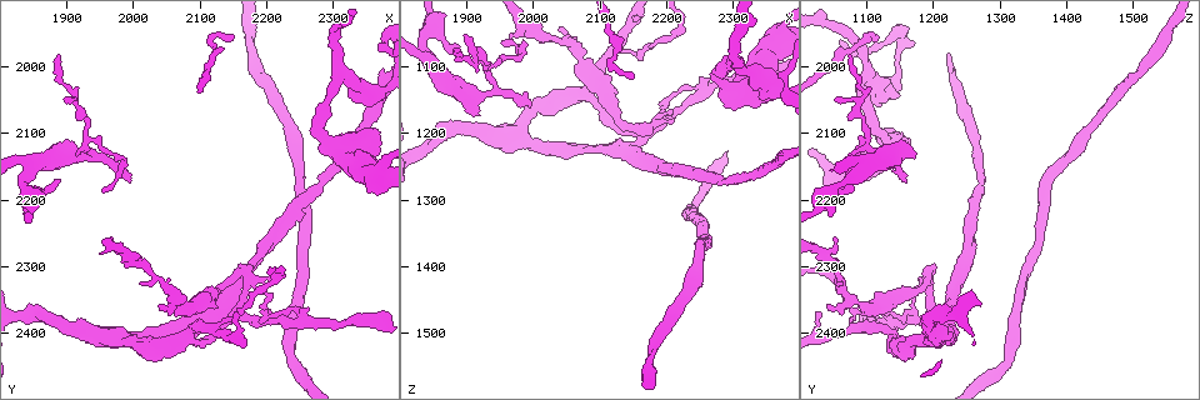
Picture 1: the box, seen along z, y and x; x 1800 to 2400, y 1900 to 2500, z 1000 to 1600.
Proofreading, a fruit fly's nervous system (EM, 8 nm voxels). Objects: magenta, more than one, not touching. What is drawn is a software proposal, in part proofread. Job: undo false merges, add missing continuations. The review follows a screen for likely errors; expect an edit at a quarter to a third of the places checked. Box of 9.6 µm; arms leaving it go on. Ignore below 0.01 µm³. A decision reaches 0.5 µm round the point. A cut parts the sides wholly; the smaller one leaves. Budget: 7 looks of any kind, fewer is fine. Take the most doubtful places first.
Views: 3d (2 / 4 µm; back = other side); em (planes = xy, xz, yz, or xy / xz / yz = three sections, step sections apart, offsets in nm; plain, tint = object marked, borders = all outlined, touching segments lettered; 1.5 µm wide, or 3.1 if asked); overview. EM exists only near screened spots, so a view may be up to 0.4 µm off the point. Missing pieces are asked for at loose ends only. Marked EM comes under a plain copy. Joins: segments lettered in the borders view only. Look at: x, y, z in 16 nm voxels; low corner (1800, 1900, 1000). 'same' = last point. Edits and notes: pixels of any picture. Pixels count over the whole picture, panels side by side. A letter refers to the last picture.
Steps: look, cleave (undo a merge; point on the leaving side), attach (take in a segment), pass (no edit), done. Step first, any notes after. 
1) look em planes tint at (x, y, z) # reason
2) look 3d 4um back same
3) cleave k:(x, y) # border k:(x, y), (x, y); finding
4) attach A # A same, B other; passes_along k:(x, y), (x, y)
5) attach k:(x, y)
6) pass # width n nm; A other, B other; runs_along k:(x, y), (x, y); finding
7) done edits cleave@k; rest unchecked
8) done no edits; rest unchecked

look em planes borders at (1910, 2140, 1175) # stops while still wide

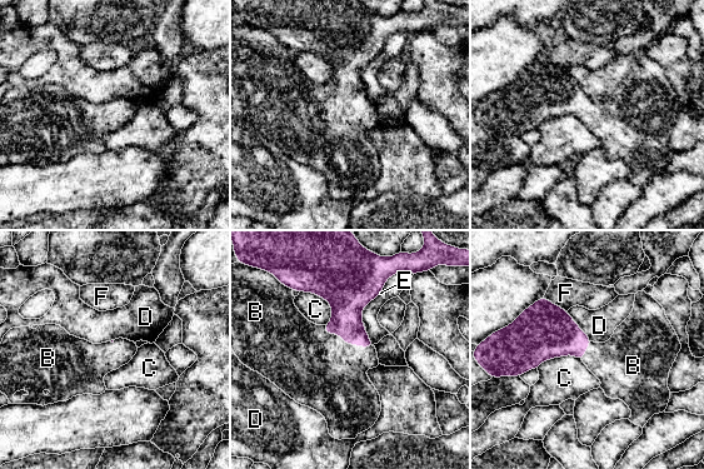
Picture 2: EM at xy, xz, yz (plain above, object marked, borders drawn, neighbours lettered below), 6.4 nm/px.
attach B # longest_contact B 360 nm; B same, C other, D other, E other, F other; the neuron continues

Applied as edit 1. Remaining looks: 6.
look em planes borders at (2120, 2390, 1075) # calibre changes

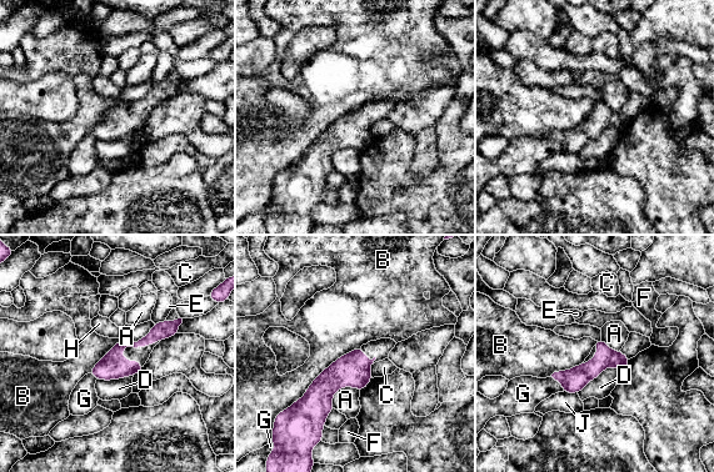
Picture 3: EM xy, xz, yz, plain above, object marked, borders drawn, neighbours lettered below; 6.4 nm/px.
pass # width 130 nm; A other, B other, C other, D other, E other, F other, G other, H other, J other; continuous, no second neuron

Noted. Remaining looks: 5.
look em yz step 8 borders at (2155, 1955, 1120) # free end

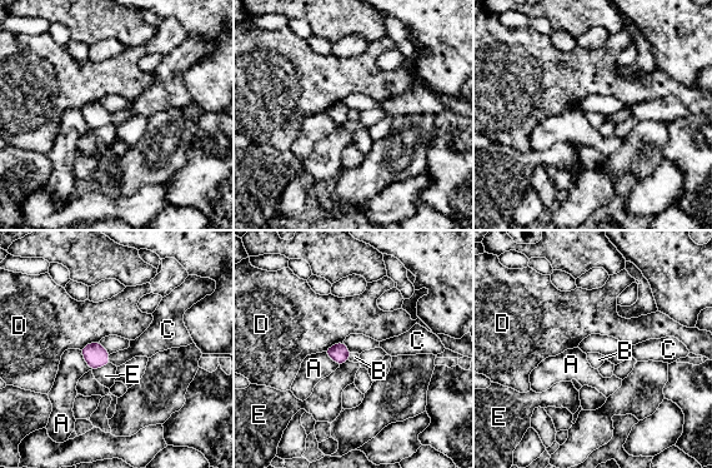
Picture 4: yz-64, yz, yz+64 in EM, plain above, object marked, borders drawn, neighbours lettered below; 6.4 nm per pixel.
look em xz step 8 borders same

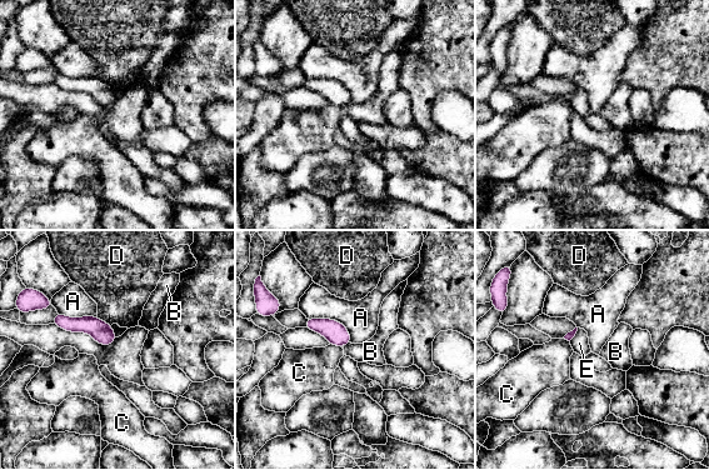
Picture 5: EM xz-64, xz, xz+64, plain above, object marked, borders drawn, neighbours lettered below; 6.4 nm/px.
pass # width 90 nm; A other, B other, C other, D other, E other; runs_along 5:(58, 318), (111, 338); no lettered segment goes on from it

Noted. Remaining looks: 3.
done edits attach@2; rest unchecked

